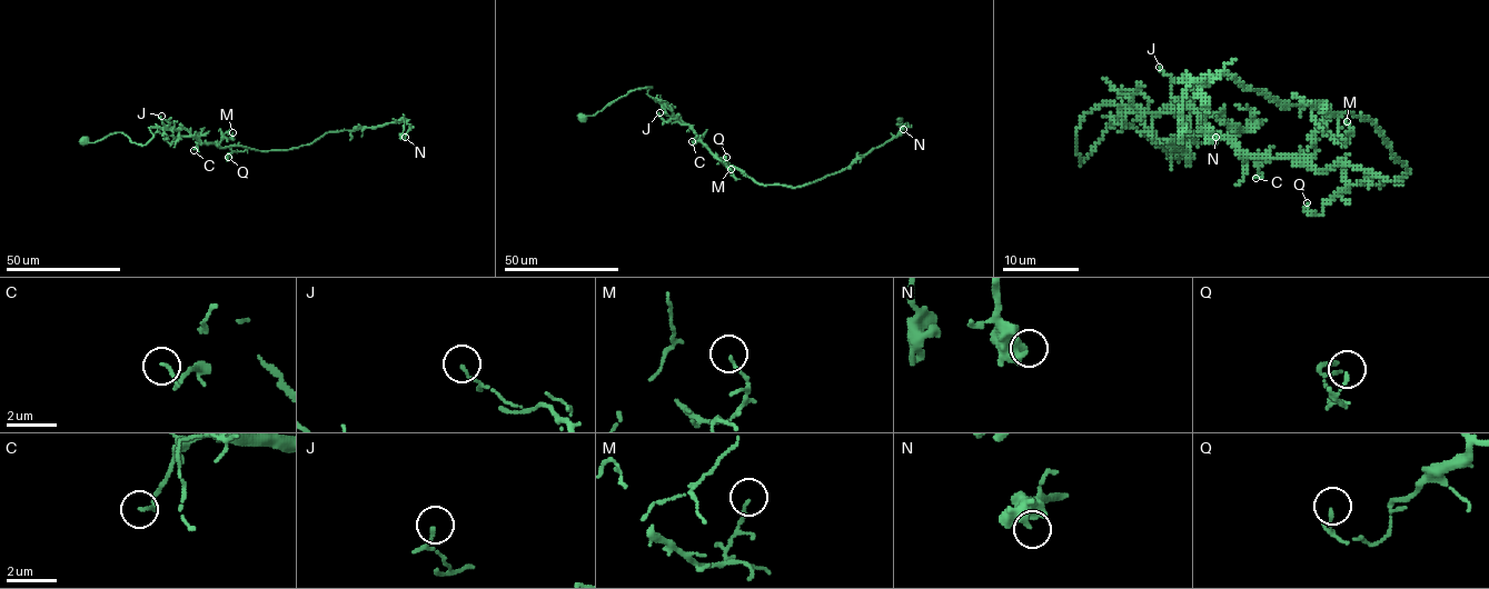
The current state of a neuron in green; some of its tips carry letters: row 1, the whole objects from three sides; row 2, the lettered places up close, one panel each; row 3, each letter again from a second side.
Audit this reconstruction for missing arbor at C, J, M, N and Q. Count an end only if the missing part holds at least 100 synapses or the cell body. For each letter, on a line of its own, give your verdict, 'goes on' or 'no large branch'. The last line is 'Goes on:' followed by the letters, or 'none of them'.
C: no large branch
J: no large branch
M: no large branch
N: no large branch
Q: no large branch
Goes on: none of them

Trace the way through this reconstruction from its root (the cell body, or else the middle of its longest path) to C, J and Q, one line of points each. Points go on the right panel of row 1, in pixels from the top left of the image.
C: (1180, 151), (1111, 121), (1081, 163), (1078, 127), (1104, 105), (1191, 108), (1207, 131), (1258, 161), (1256, 178)
J: (1180, 151), (1123, 121), (1081, 163), (1078, 151), (1081, 119), (1104, 105), (1175, 111), (1193, 97), (1159, 67)
Q: (1180, 151), (1111, 121), (1081, 163), (1078, 127), (1191, 108), (1339, 167), (1307, 202)

